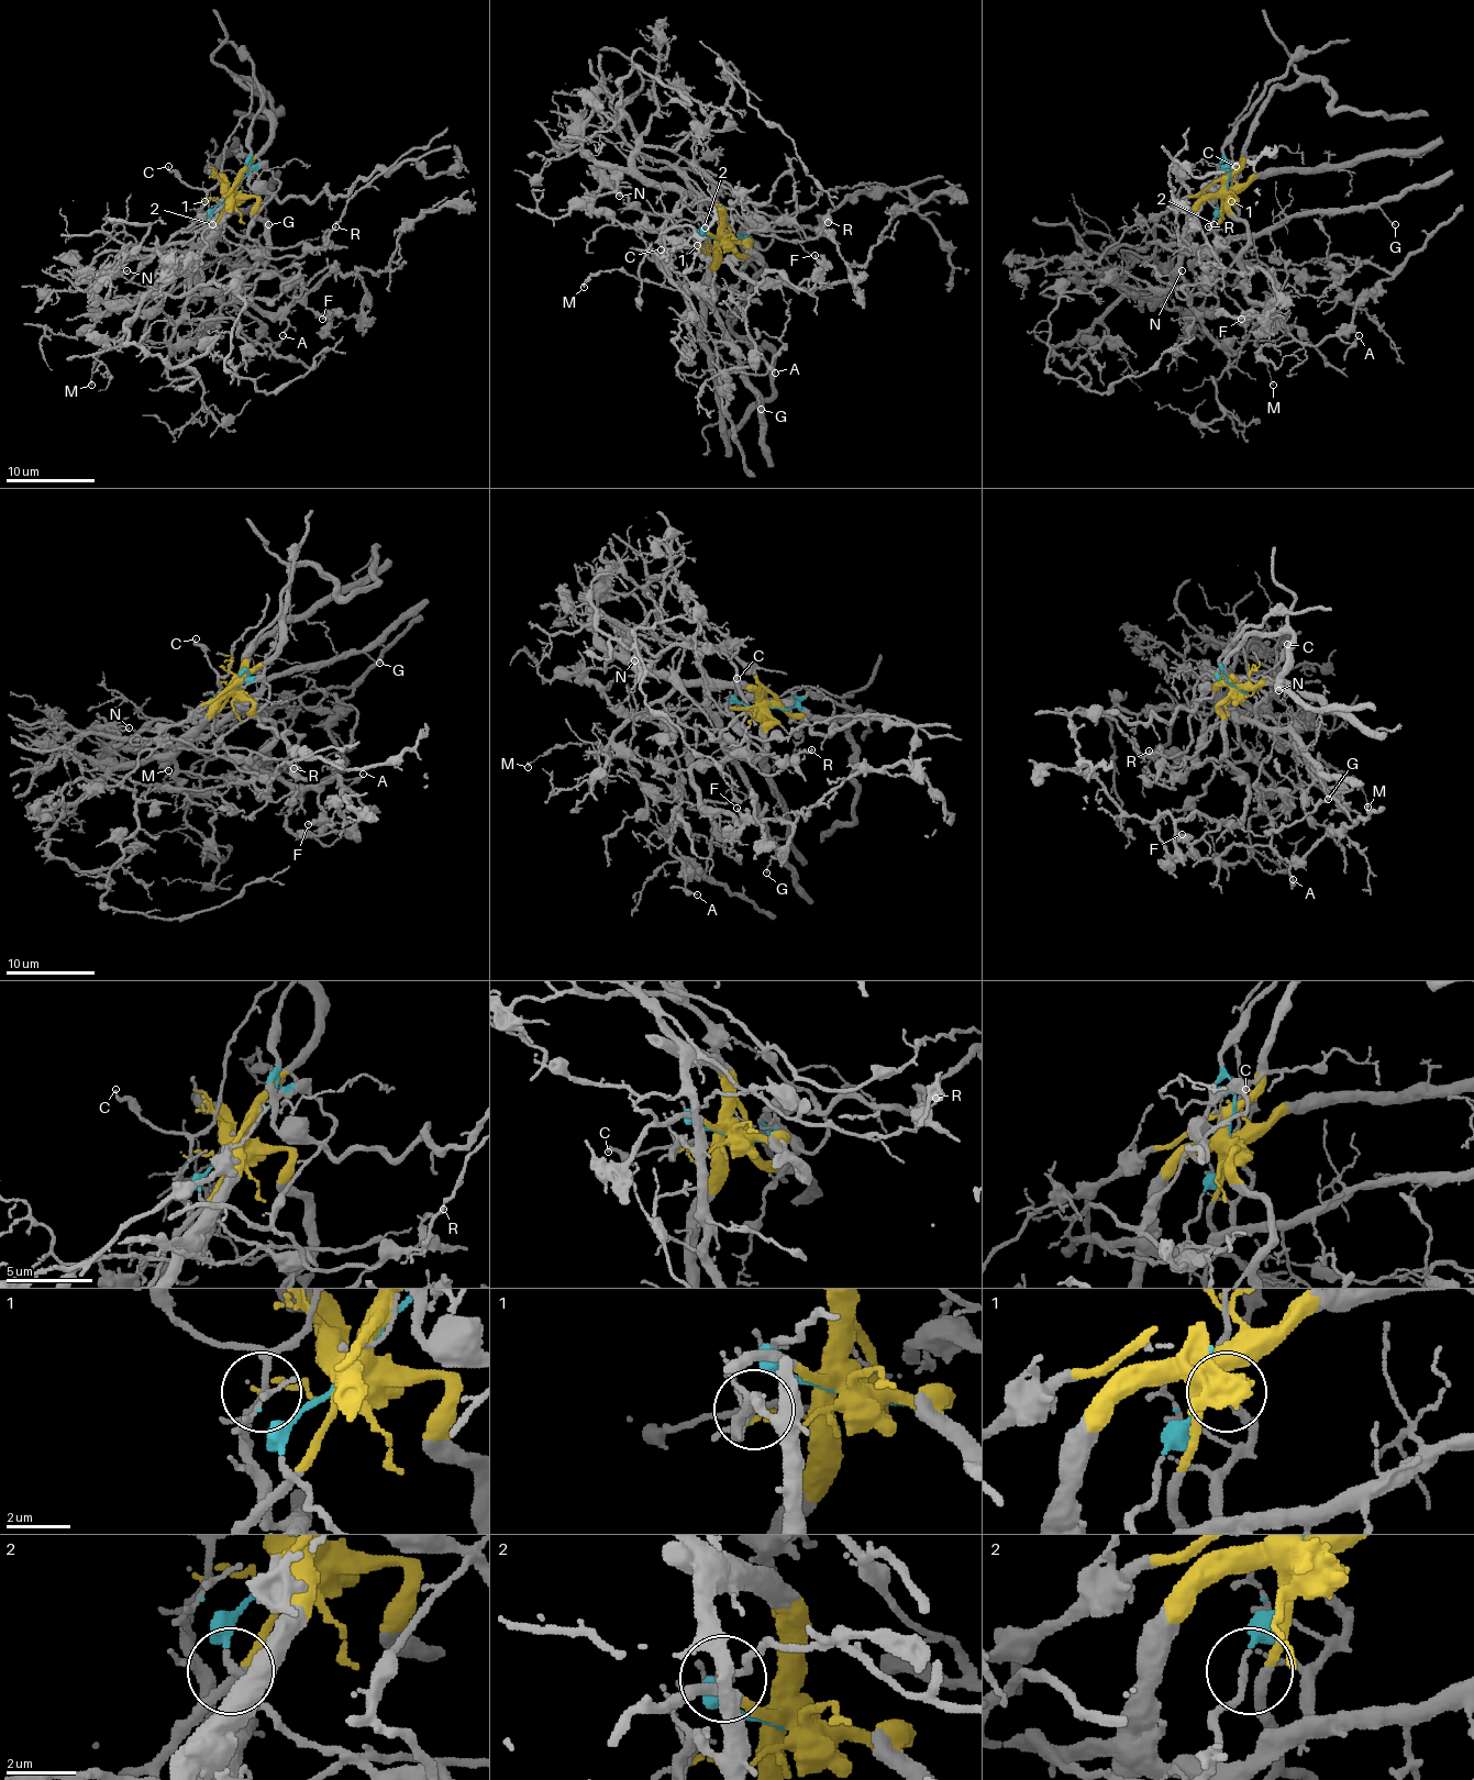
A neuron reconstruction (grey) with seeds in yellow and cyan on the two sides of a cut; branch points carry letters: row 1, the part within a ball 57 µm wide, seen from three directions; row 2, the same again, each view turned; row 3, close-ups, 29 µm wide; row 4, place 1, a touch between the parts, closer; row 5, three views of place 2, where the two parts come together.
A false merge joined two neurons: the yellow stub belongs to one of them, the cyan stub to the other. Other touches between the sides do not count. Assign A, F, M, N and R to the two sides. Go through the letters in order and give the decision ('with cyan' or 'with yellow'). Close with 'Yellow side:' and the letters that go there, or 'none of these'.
A: with yellow
F: with yellow
M: with cyan
N: with yellow
R: with cyan
Yellow side: A, F, N

